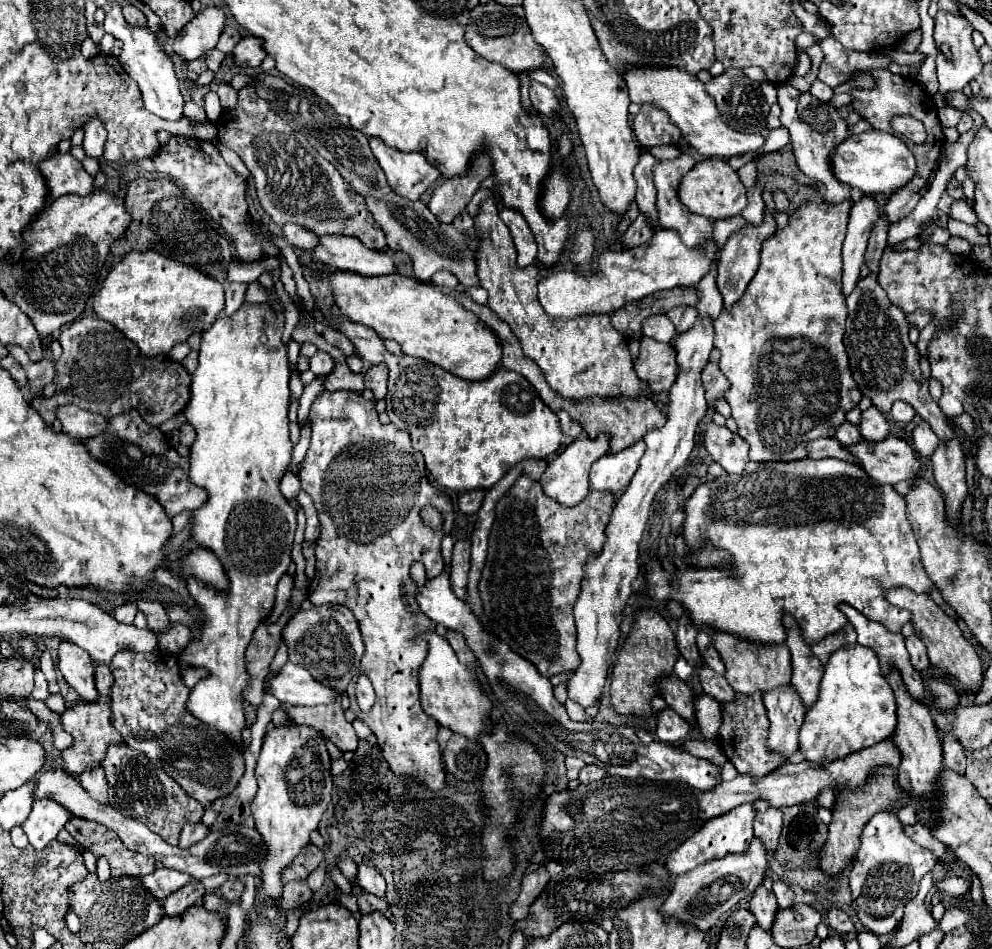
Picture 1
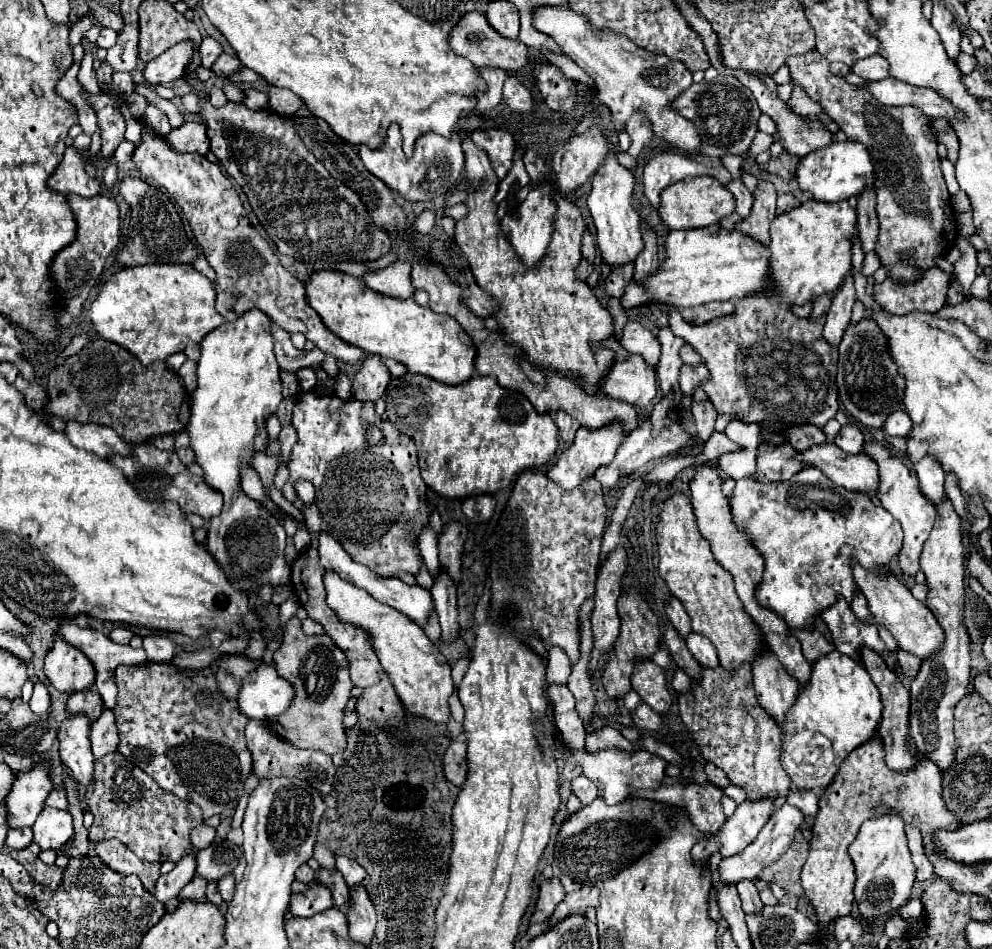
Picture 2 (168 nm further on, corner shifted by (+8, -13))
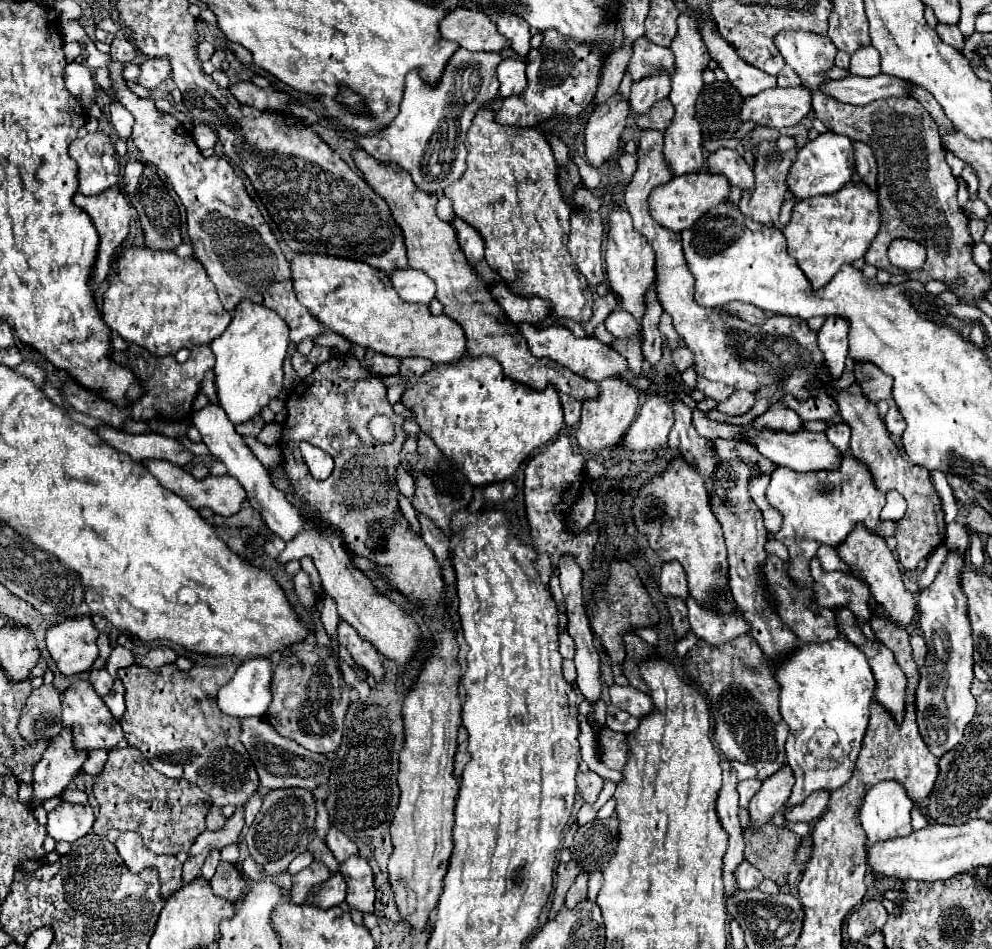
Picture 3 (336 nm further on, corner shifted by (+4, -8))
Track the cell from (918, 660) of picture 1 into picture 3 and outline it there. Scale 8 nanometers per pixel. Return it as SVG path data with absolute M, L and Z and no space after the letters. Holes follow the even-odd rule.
M911 635L911 649L913 649L913 661L917 663L917 667L923 667L925 663L925 655L927 655L927 647L921 635Z

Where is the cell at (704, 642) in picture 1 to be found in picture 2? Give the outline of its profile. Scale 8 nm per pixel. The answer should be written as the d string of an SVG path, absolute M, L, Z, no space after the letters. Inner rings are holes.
M689 632L685 642L687 642L687 648L693 652L693 656L697 658L697 662L701 666L705 666L705 668L719 666L719 658L715 654L715 646L711 646L711 642L707 642L707 638L703 638L703 634Z

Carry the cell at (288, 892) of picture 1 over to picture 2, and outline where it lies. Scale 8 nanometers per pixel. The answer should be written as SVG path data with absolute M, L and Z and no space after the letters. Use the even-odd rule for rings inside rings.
M315 884L313 888L307 888L303 894L291 896L291 914L309 918L317 912L323 912L333 906L331 890L323 884Z

